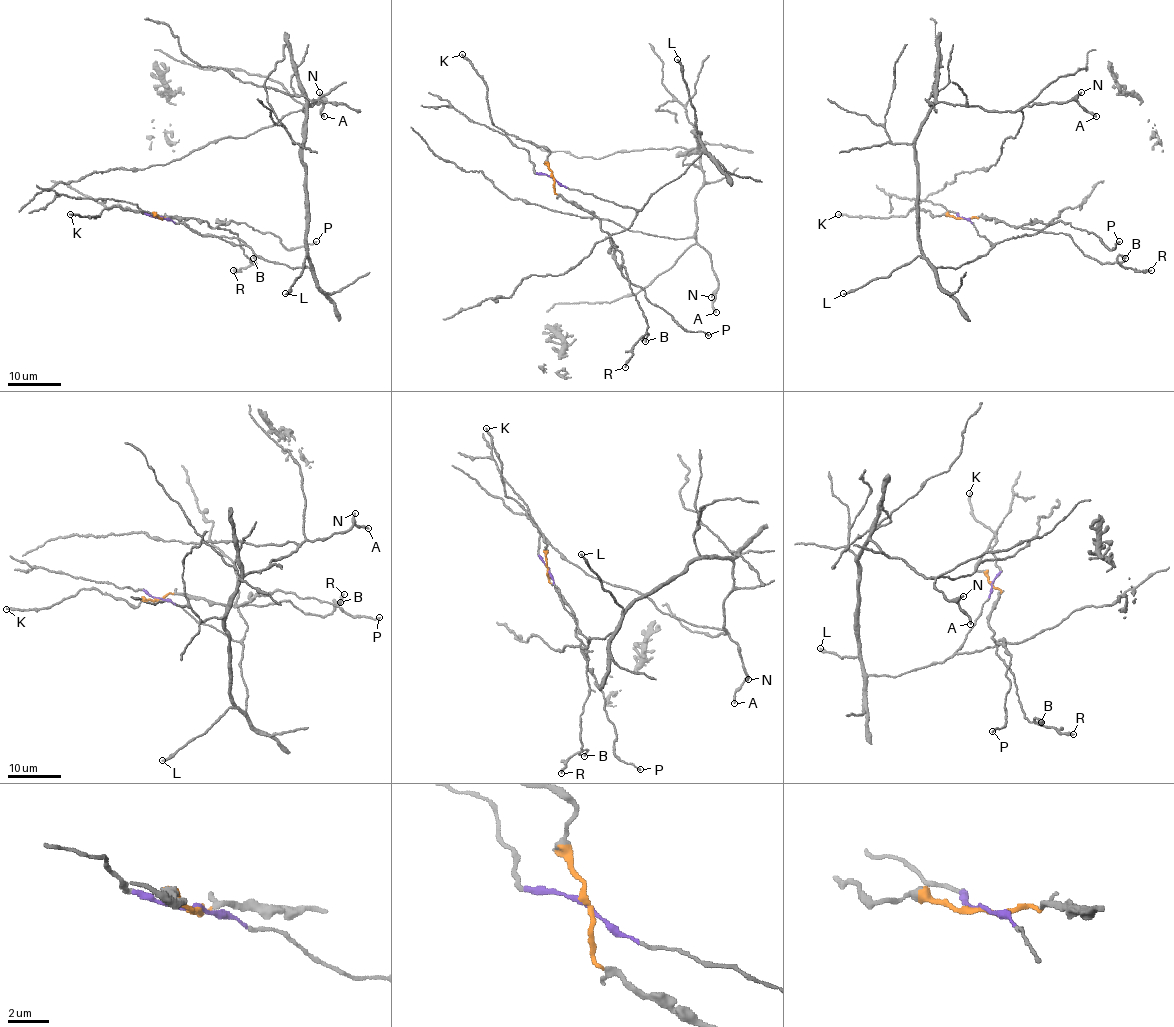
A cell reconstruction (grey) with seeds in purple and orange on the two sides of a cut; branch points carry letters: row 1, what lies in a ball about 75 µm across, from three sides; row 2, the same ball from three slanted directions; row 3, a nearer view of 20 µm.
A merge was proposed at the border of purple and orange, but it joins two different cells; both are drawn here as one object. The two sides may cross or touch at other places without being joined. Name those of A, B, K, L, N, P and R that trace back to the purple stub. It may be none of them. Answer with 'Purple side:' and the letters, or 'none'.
Purple side: A, L, N

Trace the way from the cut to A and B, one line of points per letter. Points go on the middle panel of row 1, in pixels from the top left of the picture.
A: (552, 178), (640, 209), (703, 151), (695, 131), (703, 183), (695, 202), (696, 236), (717, 288), (716, 312)
B: (552, 178), (555, 193), (591, 213), (609, 241), (621, 253), (628, 281), (648, 328), (645, 342)

